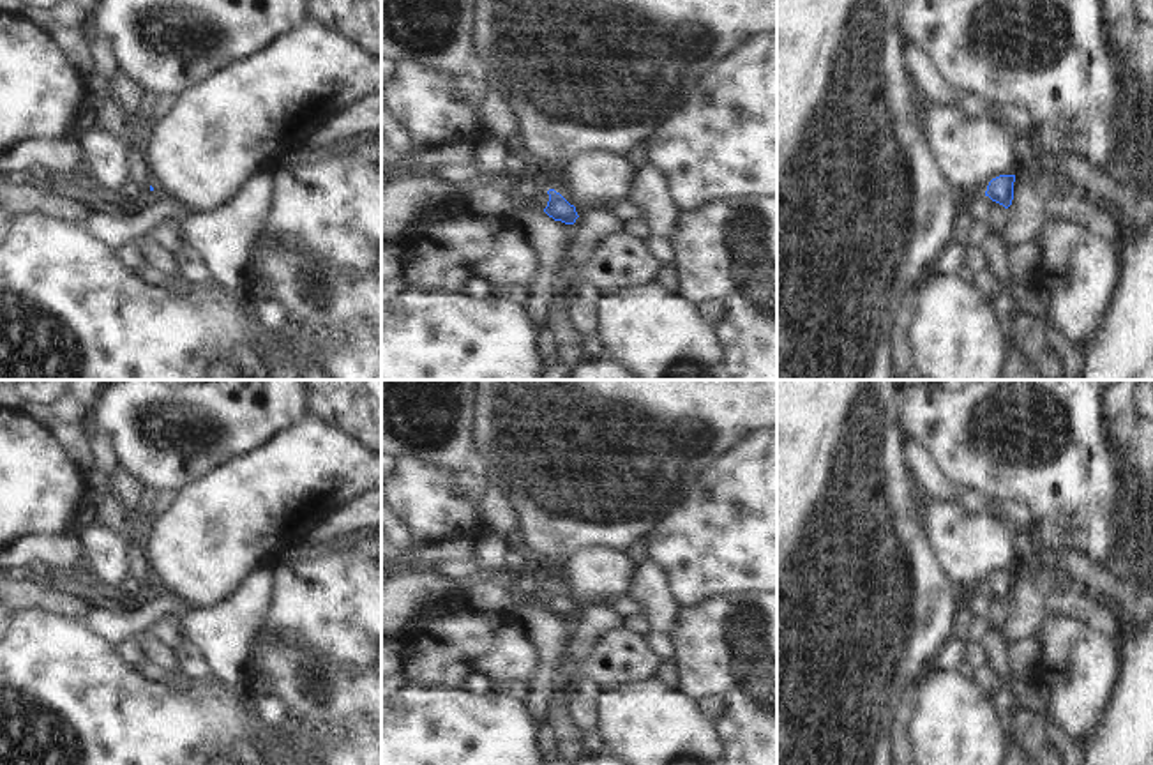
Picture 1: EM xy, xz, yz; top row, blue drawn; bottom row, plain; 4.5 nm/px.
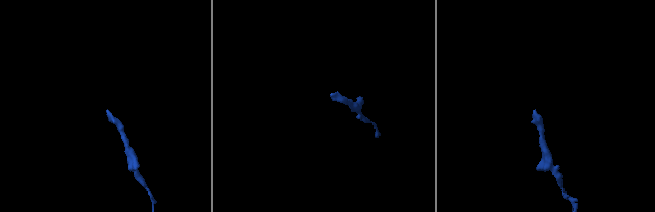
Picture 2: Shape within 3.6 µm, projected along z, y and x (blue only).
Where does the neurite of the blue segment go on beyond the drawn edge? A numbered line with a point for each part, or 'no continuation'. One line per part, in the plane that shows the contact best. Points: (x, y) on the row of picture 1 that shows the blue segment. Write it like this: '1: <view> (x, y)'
no continuation

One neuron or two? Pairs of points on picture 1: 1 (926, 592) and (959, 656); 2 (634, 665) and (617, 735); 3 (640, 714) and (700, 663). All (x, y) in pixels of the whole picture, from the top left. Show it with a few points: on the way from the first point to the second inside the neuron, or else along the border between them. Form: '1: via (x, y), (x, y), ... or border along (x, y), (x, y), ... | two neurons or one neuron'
1: border along (952, 635), (922, 668) | two neurons
2: border along (654, 677), (594, 693) | two neurons
3: border along (677, 689), (689, 698) | two neurons

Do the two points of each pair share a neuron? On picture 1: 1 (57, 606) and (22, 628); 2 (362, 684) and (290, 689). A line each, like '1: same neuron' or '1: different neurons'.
1: different neurons
2: same neuron

